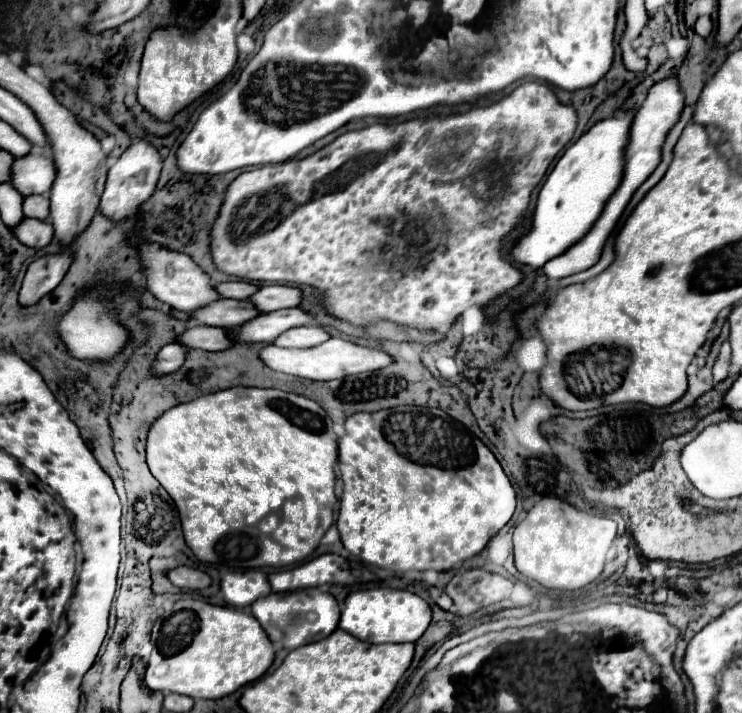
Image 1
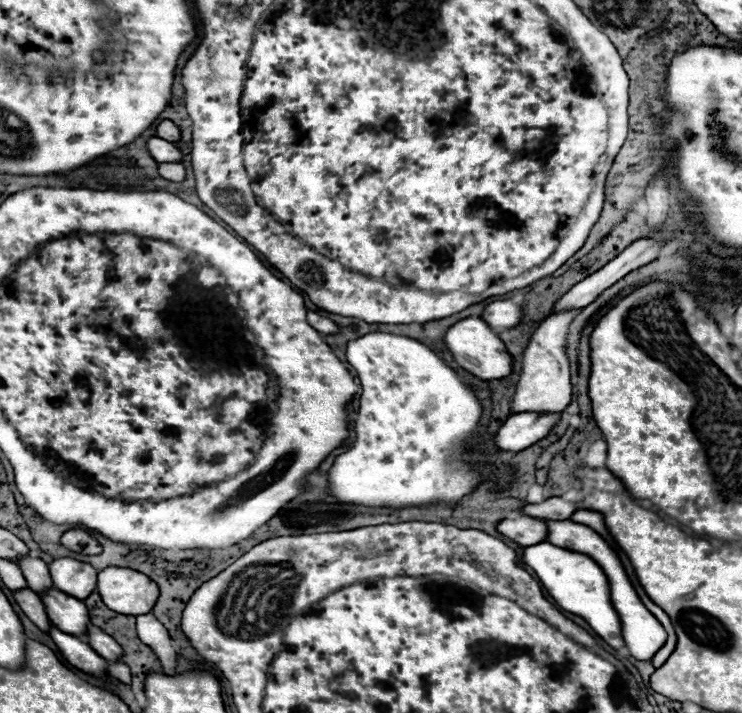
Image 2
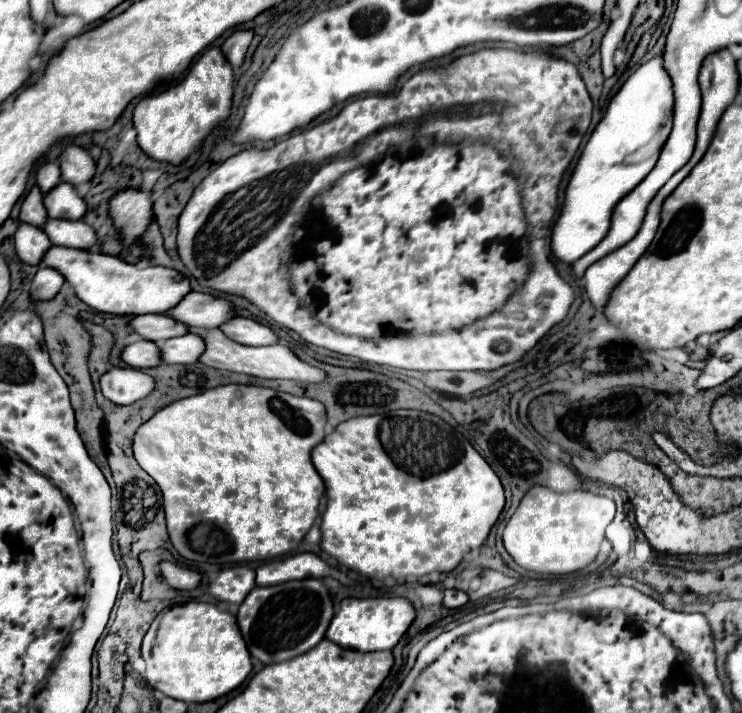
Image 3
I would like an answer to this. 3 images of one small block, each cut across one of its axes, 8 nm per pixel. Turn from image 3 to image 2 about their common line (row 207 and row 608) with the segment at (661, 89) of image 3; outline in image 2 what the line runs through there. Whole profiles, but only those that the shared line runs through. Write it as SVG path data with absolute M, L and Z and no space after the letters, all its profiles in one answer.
M542 542L542 544L536 544L536 546L524 548L522 560L530 568L534 568L540 582L544 584L548 594L556 600L556 604L562 610L572 612L576 616L582 616L590 624L590 628L602 640L606 640L612 648L618 650L618 648L626 646L624 638L622 638L620 616L618 616L618 612L616 612L616 608L612 606L612 600L610 600L608 578L602 572L602 568L590 556L580 554L580 552L572 552L572 550L566 550L566 548L560 548L560 546L554 546L550 542Z

